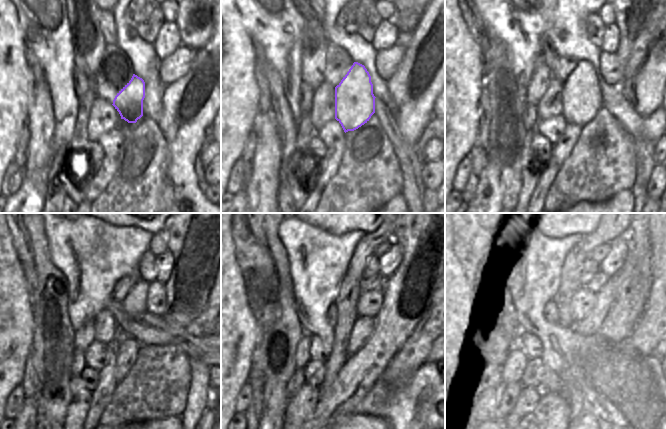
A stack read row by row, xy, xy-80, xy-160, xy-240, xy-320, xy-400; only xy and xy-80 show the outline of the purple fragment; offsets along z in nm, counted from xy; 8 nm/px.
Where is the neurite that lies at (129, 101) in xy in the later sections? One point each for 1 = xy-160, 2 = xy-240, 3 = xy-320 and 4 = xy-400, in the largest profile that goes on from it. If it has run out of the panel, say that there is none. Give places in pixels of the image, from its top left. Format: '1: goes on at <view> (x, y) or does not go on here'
1: goes on at xy-160 (581, 97)
2: goes on at xy-240 (136, 301)
3: goes on at xy-320 (377, 282)
4: goes on at xy-400 (601, 279)

